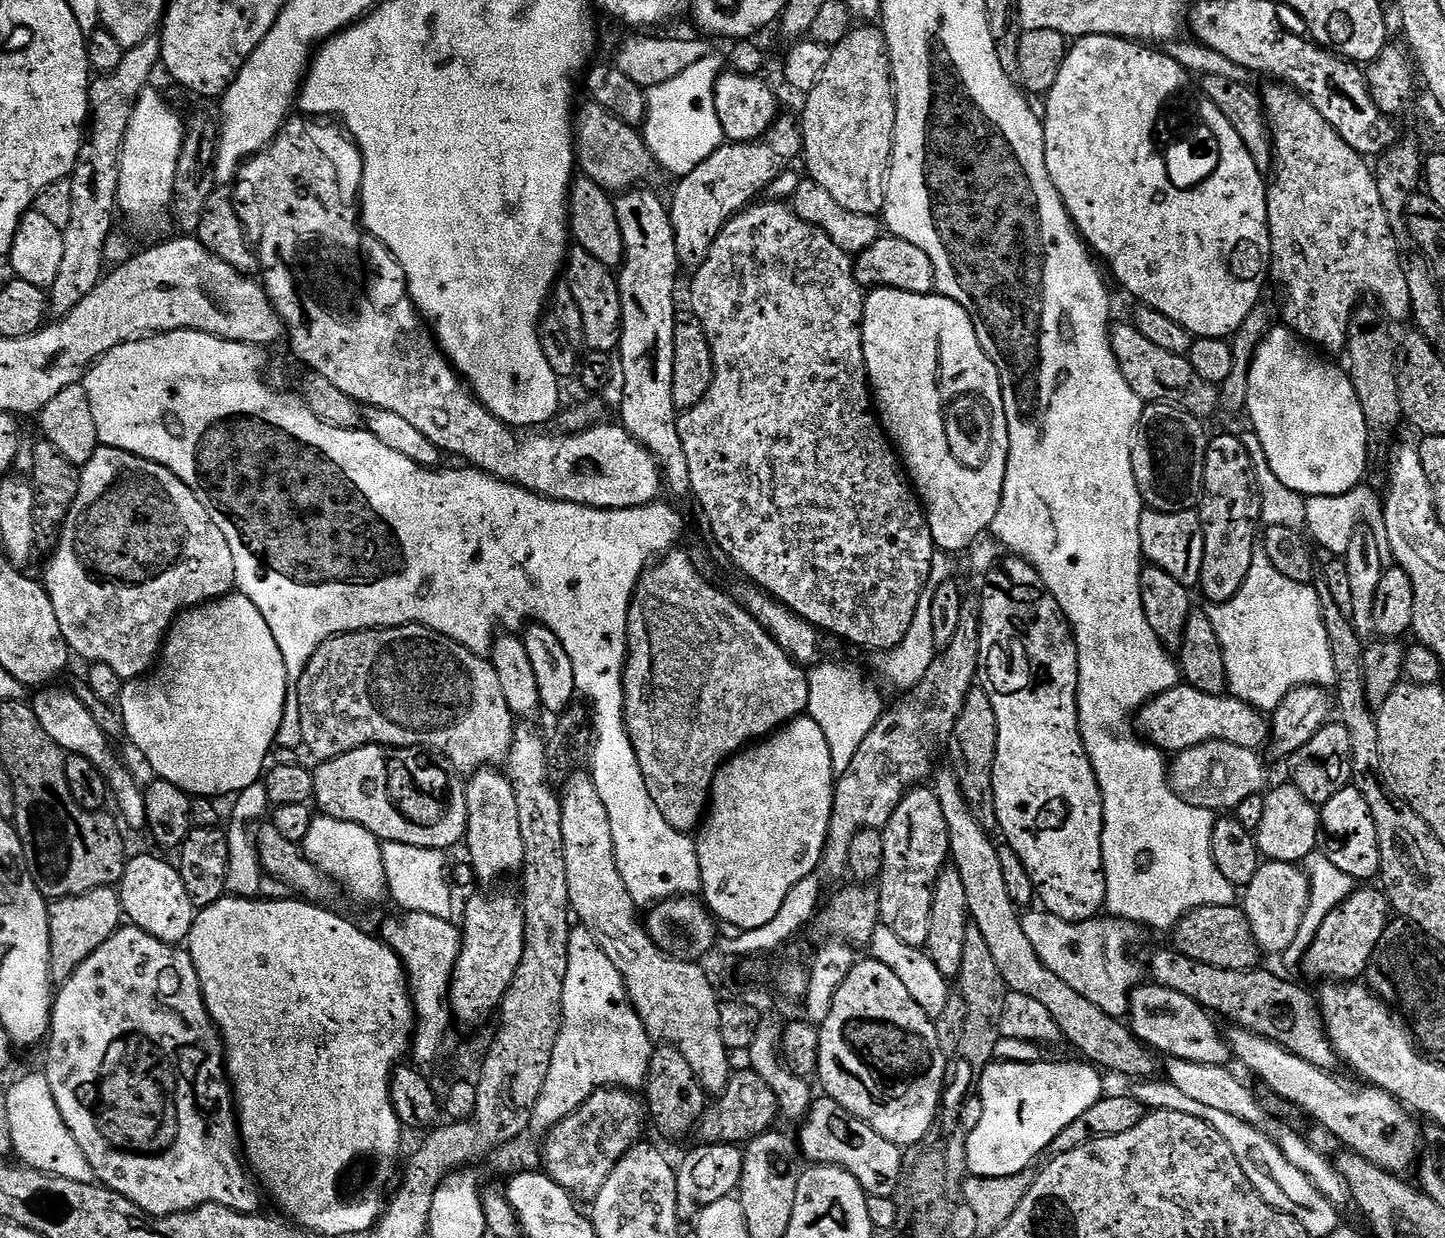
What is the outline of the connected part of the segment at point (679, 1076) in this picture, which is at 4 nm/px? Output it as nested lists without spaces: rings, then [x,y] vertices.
[[[661,1043],[653,1051],[642,1092],[646,1097],[651,1127],[656,1127],[668,1140],[680,1140],[683,1136],[693,1135],[706,1107],[706,1093],[694,1070],[690,1070],[690,1062],[682,1058],[677,1048]]]

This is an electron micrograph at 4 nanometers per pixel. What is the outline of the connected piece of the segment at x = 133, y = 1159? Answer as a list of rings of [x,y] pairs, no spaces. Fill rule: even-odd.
[[[131,926],[117,928],[109,940],[102,942],[102,946],[98,946],[98,950],[94,950],[94,954],[90,954],[90,958],[86,958],[78,970],[74,970],[69,980],[59,985],[54,996],[47,1044],[48,1057],[44,1060],[42,1074],[50,1082],[50,1094],[54,1094],[54,1102],[58,1102],[58,1114],[62,1114],[62,1122],[66,1122],[70,1134],[74,1134],[74,1142],[82,1154],[86,1154],[86,1162],[90,1162],[93,1177],[105,1188],[122,1194],[122,1198],[130,1198],[130,1202],[134,1202],[134,1206],[138,1206],[148,1216],[189,1212],[204,1204],[217,1204],[235,1212],[249,1214],[261,1211],[261,1185],[242,1155],[238,1113],[234,1107],[232,1085],[226,1075],[224,1041],[220,1039],[216,1023],[208,1013],[192,956],[183,947],[158,942],[158,938]]]

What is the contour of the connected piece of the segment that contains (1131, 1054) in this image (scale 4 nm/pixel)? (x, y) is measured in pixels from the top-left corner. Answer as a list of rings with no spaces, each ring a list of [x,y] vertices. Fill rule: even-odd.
[[[945,766],[939,772],[940,769],[934,776],[934,791],[942,806],[942,815],[946,817],[950,860],[966,886],[966,906],[971,923],[982,930],[982,938],[986,938],[986,946],[990,946],[990,954],[994,957],[998,974],[1002,974],[1008,991],[1026,994],[1026,998],[1034,998],[1034,1002],[1040,1003],[1046,1009],[1046,1014],[1054,1018],[1061,1037],[1065,1041],[1068,1039],[1084,1055],[1081,1057],[1097,1069],[1105,1073],[1121,1072],[1131,1078],[1155,1077],[1158,1060],[1156,1064],[1157,1057],[1153,1049],[1136,1037],[1123,1019],[1098,1010],[1090,998],[1082,998],[1074,986],[1062,982],[1062,978],[1058,978],[1058,974],[1054,974],[1054,970],[1050,970],[1038,958],[1030,938],[1026,938],[1026,930],[1022,930],[1017,906],[1010,902],[1010,893],[1006,891],[1000,848],[992,845],[988,837],[991,836],[989,829],[983,828],[970,810],[955,771]]]

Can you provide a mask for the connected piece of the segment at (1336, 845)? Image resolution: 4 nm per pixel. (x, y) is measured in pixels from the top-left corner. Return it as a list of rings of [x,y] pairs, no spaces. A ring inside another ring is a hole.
[[[1351,784],[1334,794],[1328,802],[1321,805],[1320,842],[1318,850],[1330,859],[1338,870],[1350,874],[1357,882],[1375,879],[1381,868],[1381,851],[1378,850],[1377,824],[1374,822],[1370,806],[1361,791]]]

